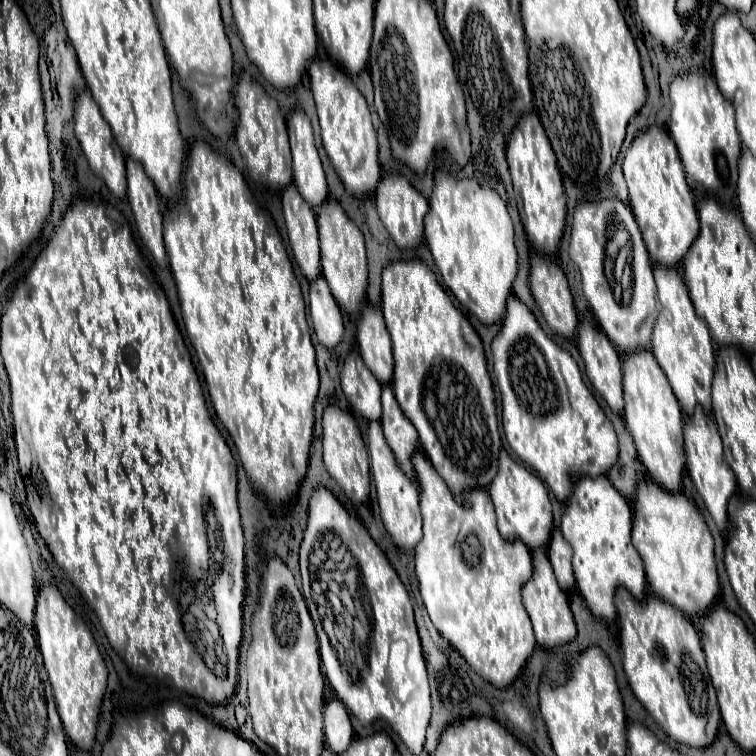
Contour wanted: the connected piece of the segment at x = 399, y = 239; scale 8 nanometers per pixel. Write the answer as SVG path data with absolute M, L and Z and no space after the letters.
M383 172L381 182L375 188L373 200L383 226L387 228L387 232L399 248L415 248L423 240L423 218L429 210L429 202L419 190L411 186L411 182L405 176L393 176L389 172Z

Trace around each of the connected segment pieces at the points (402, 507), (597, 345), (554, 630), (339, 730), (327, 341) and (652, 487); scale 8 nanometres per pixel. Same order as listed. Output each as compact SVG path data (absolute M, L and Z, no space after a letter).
M379 422L369 424L367 440L369 440L367 448L371 458L369 460L371 472L373 472L373 480L377 488L377 502L381 508L381 518L385 522L385 528L399 548L415 548L423 536L423 518L419 512L419 490L411 482L411 478L407 478L407 474L399 470L399 464L395 462L395 456L391 454L387 440L383 438L383 426L379 426Z
M581 320L577 330L577 346L585 362L585 374L593 388L615 412L623 412L621 358L615 346L611 346L607 334L603 334L597 324Z
M533 550L533 576L523 586L523 606L531 618L539 646L553 648L553 646L571 642L575 638L577 630L575 630L575 620L573 620L571 608L569 608L569 598L555 582L555 572L551 570L551 562L549 562L545 550Z
M329 700L325 706L325 744L331 752L341 754L353 740L353 726L349 712L339 700Z
M319 276L311 282L309 312L311 312L313 328L315 328L319 342L327 348L335 348L341 342L345 328L343 328L341 308L335 302L323 276Z
M651 480L637 482L637 490L635 490L635 498L633 498L633 546L637 548L637 552L643 560L647 582L653 588L651 592L655 596L673 604L687 616L693 616L693 614L701 616L713 604L713 600L719 592L719 578L717 578L715 552L713 552L715 542L707 528L705 516L699 512L695 502L691 498L687 498L683 492L663 490L657 482L651 482Z

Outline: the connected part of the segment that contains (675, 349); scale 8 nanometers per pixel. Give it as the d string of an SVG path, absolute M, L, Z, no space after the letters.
M655 266L653 274L655 274L659 302L661 302L661 314L653 328L653 344L651 344L653 356L657 358L659 366L667 374L681 408L687 414L691 414L695 406L703 406L709 412L715 354L713 354L713 344L711 344L711 334L707 330L707 324L703 322L703 318L695 314L695 308L691 306L691 298L687 294L687 286L675 268Z

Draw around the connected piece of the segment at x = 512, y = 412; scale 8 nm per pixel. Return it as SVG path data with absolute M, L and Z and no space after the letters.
M515 296L507 300L503 328L491 342L491 350L493 350L493 372L497 378L497 386L501 390L501 408L503 408L501 422L507 442L511 450L539 474L539 478L549 486L555 498L559 502L565 502L571 496L571 484L577 474L579 476L607 474L617 460L617 436L611 420L605 416L595 396L589 392L573 356L561 346L557 346L545 334L533 312Z

